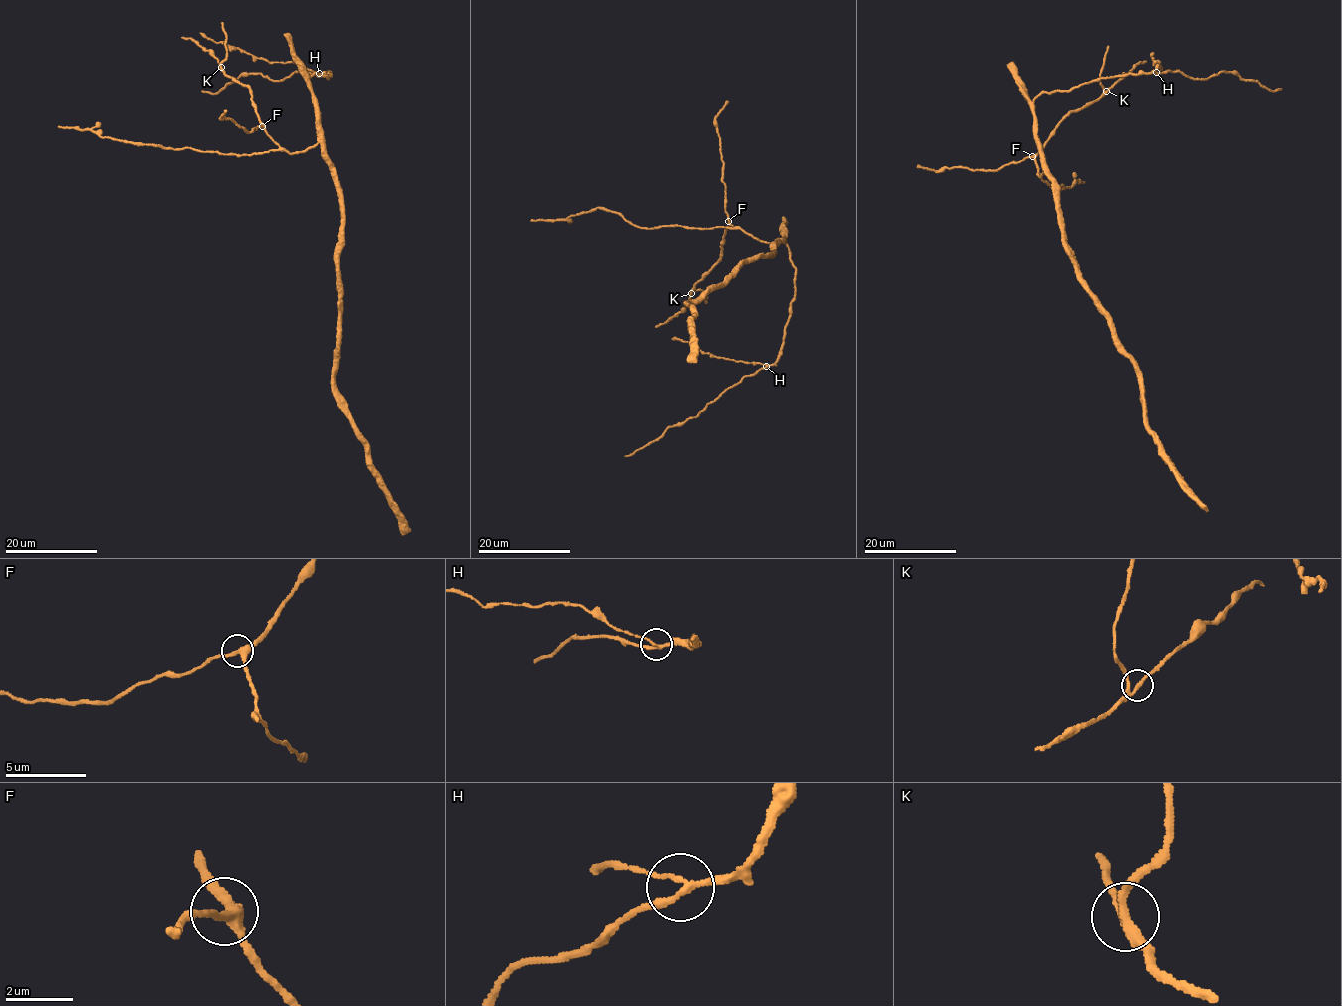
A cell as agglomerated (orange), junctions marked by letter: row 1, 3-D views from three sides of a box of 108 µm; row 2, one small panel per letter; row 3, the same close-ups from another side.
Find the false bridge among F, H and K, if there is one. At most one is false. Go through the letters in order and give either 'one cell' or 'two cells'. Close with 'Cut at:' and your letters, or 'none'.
F: one cell
H: one cell
K: one cell
Cut at: none

